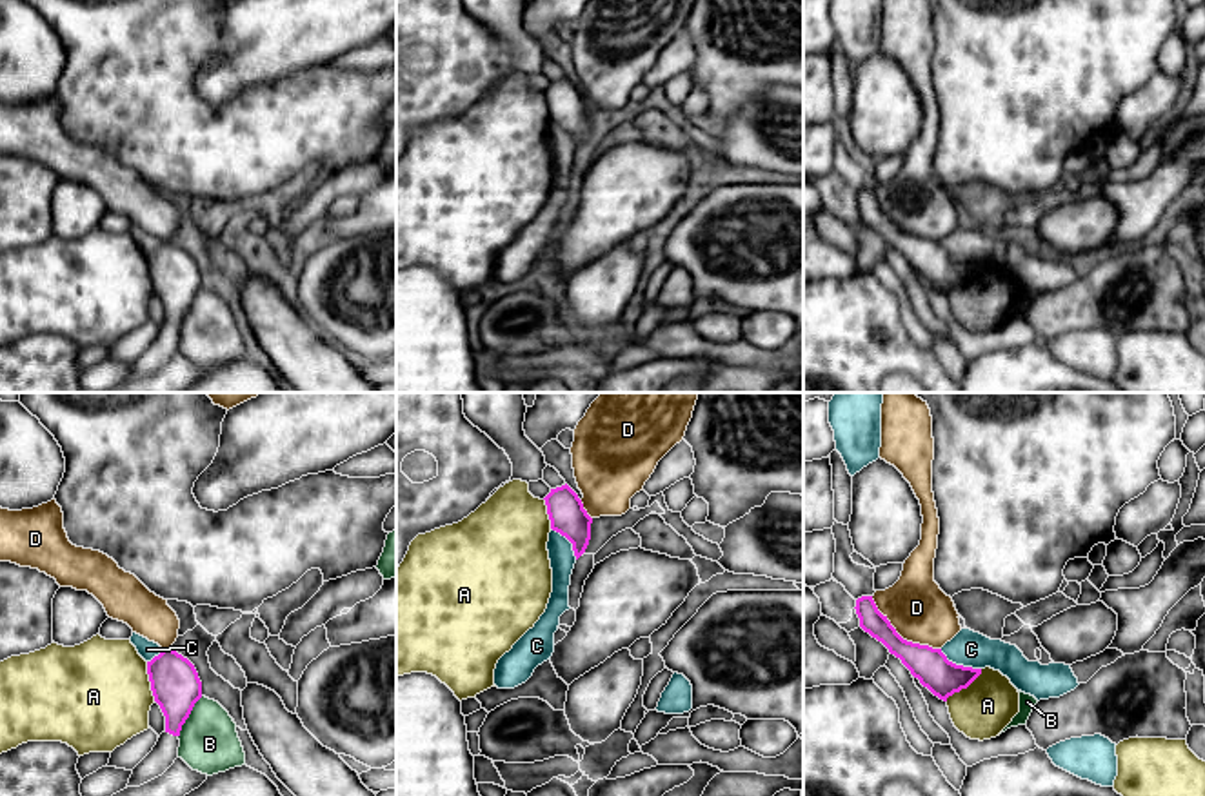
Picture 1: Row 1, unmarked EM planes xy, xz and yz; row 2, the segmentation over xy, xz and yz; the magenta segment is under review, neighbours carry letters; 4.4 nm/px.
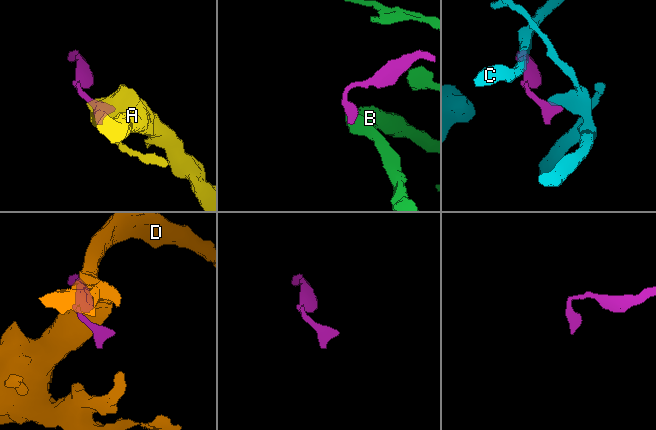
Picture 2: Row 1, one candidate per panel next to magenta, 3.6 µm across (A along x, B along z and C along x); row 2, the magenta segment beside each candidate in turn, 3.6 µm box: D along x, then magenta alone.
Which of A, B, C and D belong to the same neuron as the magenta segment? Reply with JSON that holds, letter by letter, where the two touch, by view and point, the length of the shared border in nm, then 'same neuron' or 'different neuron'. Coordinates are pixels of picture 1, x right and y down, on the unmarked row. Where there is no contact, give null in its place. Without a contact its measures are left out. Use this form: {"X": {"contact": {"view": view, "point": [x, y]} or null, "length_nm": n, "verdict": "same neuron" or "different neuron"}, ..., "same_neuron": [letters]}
{"A": {"contact": {"view": "yz", "point": [964, 280]}, "length_nm": 220, "verdict": "different neuron"}, "B": {"contact": {"view": "xy", "point": [188, 309]}, "length_nm": 220, "verdict": "different neuron"}, "C": {"contact": {"view": "yz", "point": [960, 258]}, "length_nm": 200, "verdict": "different neuron"}, "D": {"contact": {"view": "yz", "point": [900, 229]}, "length_nm": 400, "verdict": "different neuron"}, "same_neuron": []}

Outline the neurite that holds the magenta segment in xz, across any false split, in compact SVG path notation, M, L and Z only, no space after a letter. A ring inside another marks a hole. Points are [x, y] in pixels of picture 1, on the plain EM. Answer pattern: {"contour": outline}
{"contour": "M567 76L551 82L543 93L551 113L551 122L573 136L573 144L578 153L589 138L593 111L583 102L578 87Z"}

